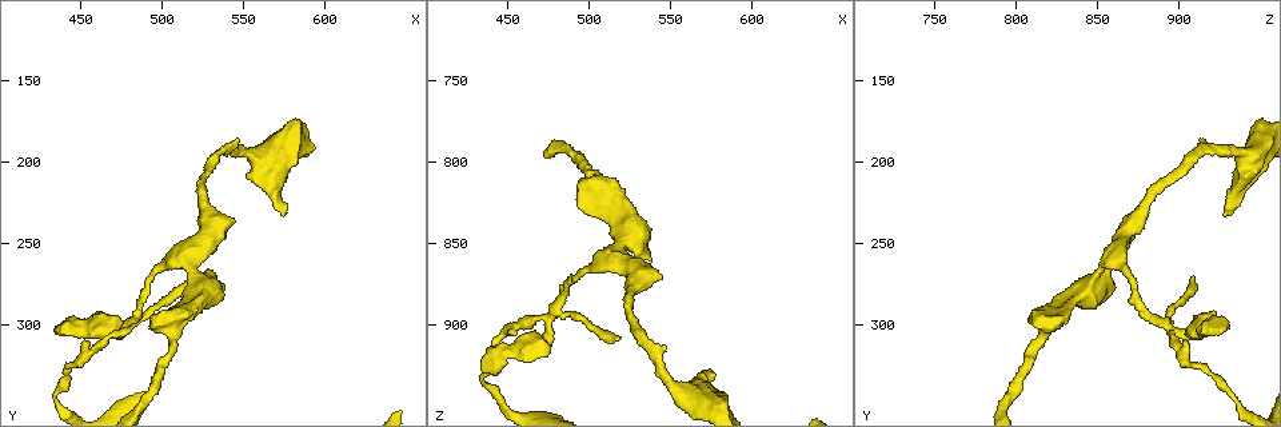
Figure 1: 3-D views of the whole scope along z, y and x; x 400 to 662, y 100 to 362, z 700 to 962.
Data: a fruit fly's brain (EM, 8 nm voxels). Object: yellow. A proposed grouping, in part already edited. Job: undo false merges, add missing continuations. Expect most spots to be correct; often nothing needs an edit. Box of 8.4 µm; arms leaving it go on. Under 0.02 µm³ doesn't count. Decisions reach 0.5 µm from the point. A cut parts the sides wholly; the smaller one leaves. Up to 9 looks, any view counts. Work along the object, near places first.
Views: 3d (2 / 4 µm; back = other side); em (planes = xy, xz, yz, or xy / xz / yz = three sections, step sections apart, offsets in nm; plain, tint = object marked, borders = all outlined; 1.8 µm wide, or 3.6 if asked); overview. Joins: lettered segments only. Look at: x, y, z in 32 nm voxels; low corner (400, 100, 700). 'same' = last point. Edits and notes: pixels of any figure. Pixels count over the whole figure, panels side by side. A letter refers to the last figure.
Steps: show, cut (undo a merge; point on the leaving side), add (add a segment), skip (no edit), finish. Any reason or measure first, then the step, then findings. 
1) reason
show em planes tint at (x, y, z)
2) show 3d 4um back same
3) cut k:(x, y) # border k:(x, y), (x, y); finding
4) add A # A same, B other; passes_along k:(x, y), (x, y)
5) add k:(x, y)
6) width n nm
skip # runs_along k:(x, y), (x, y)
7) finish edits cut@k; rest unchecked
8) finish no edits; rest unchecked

an open end
show em planes borders at (518, 270, 910)

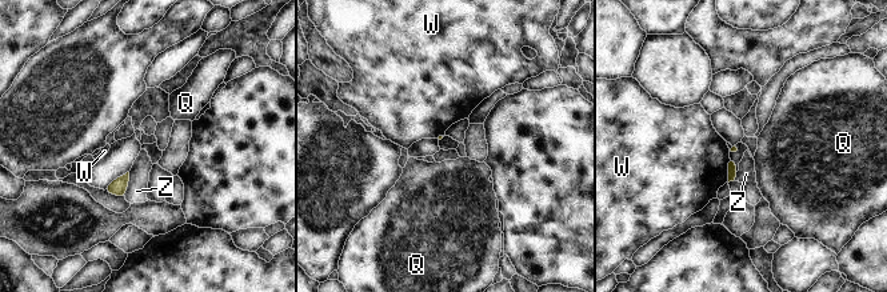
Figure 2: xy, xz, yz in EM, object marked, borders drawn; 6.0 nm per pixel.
skip # Q other, W other, Z other; border 2:(130, 172), (124, 196); no lettered segment goes on from it

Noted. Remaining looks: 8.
a narrow waist
show em planes plain at (474, 302, 896)

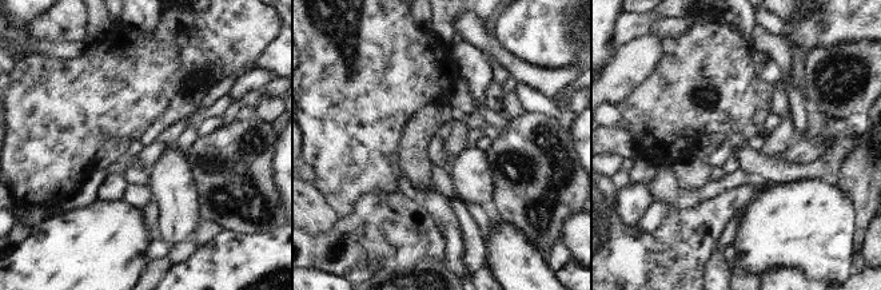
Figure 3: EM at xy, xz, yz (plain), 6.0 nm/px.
what lies round it
show em planes borders same

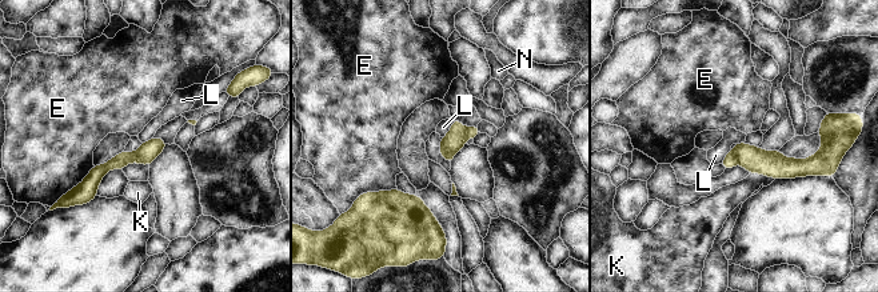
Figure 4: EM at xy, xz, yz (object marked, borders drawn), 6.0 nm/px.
cut 4:(730, 160) # E other, K other, L other, N other; part_leaving 4:(132, 155), (76, 190); two cells meet here

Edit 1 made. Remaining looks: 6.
branch point
show 3d 4um at (512, 260, 856)

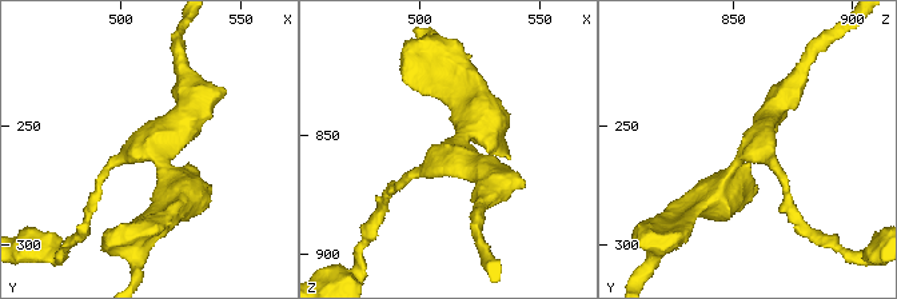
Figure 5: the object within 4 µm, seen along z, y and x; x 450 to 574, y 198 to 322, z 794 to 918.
arms 3; need the tissue
show em xz step 4 borders at (513, 261, 855)

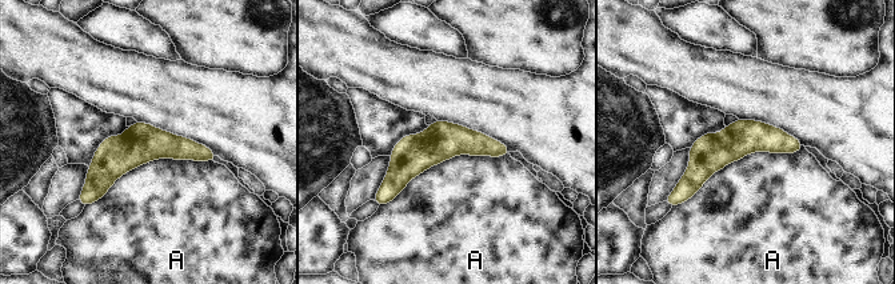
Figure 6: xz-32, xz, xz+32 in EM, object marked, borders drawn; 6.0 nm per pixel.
skip # A other; runs_along 6:(210, 155), (132, 148), (88, 191); all the same cell

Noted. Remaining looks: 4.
branch stops here
show em xz step 8 borders at (574, 234, 926)

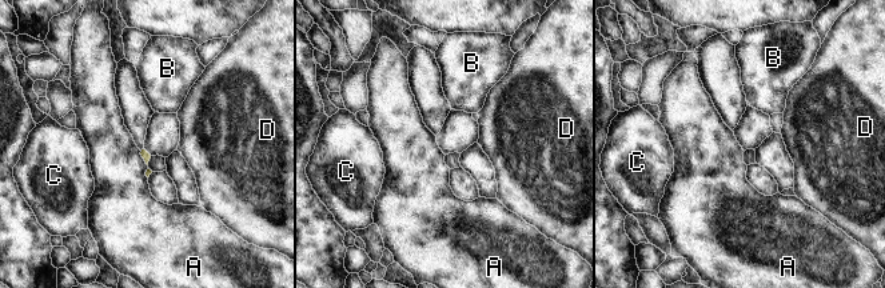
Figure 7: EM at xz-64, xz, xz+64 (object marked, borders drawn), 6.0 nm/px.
cut it another way
show em planes borders same

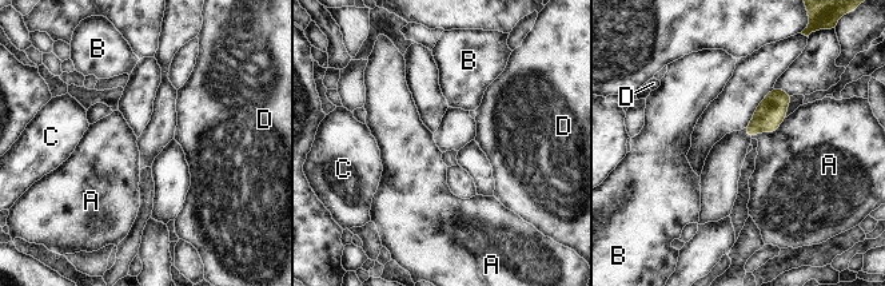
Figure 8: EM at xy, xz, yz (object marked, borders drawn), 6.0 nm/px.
skip # A other, B other, C other, D other; border 8:(785, 116), (773, 131), (752, 138); no lettered segment goes on from it

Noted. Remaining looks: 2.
finish edits cut@4; rest unchecked

